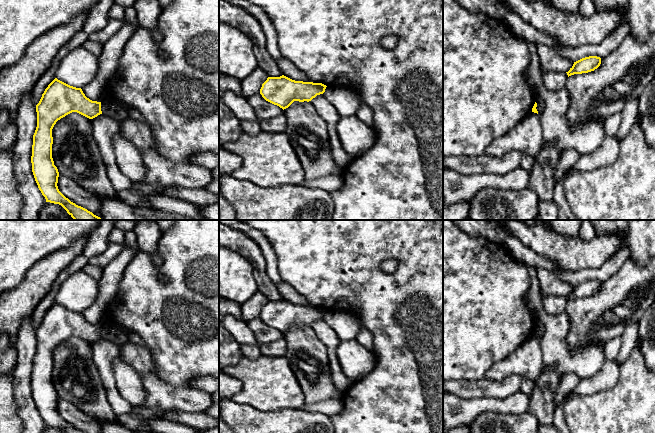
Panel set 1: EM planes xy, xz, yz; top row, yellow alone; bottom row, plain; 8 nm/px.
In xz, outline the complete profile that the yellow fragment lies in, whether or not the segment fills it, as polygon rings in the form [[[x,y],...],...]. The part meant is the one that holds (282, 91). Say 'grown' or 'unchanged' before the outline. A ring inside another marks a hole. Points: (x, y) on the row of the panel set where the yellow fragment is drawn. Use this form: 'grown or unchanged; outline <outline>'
unchanged; outline [[[282,75],[268,77],[262,84],[260,94],[266,101],[284,110],[294,101],[311,101],[317,95],[323,94],[326,87],[322,83],[295,81]]]

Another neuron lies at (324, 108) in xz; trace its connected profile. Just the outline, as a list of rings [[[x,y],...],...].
[[[323,94],[317,95],[311,100],[311,103],[315,107],[317,113],[327,122],[333,160],[340,167],[347,167],[354,158],[344,150],[338,136],[337,126],[341,116],[338,114],[334,105]]]

